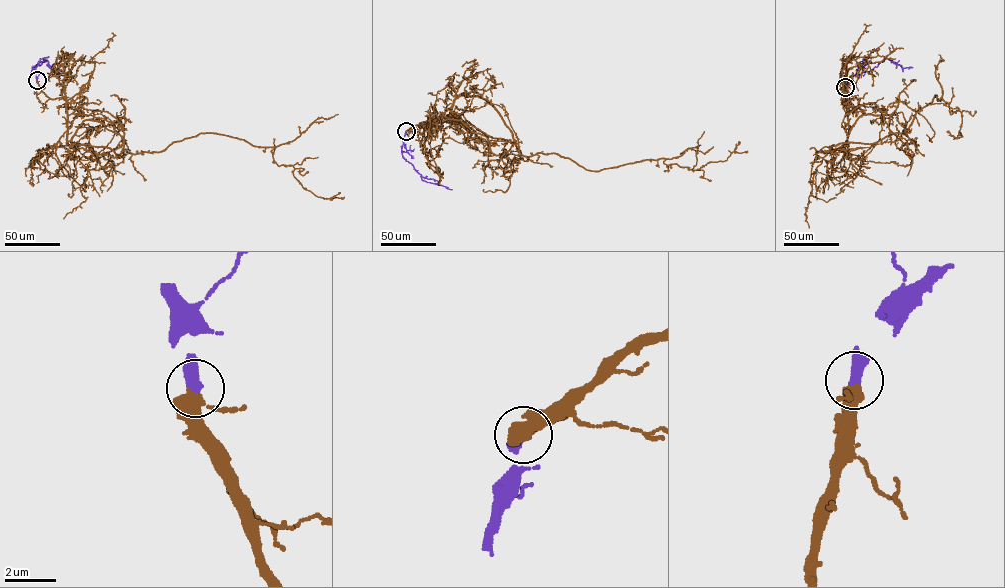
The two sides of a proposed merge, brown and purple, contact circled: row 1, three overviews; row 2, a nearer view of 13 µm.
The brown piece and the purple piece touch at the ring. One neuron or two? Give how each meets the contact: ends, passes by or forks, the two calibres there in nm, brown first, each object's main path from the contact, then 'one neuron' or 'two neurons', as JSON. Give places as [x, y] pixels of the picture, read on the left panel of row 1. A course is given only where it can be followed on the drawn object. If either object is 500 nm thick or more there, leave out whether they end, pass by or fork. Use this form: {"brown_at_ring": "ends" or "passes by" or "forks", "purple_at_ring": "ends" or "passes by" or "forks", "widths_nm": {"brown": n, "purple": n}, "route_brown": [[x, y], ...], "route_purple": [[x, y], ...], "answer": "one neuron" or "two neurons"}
{"brown_at_ring": "passes by", "purple_at_ring": "ends", "widths_nm": {"brown": 400, "purple": 480}, "route_brown": [[37, 80], [80, 114], [115, 116], [130, 153], [227, 135], [274, 147], [274, 161], [318, 197], [344, 197]], "route_purple": [[37, 80], [35, 69], [32, 67], [45, 60], [56, 73], [71, 77]], "answer": "one neuron"}

